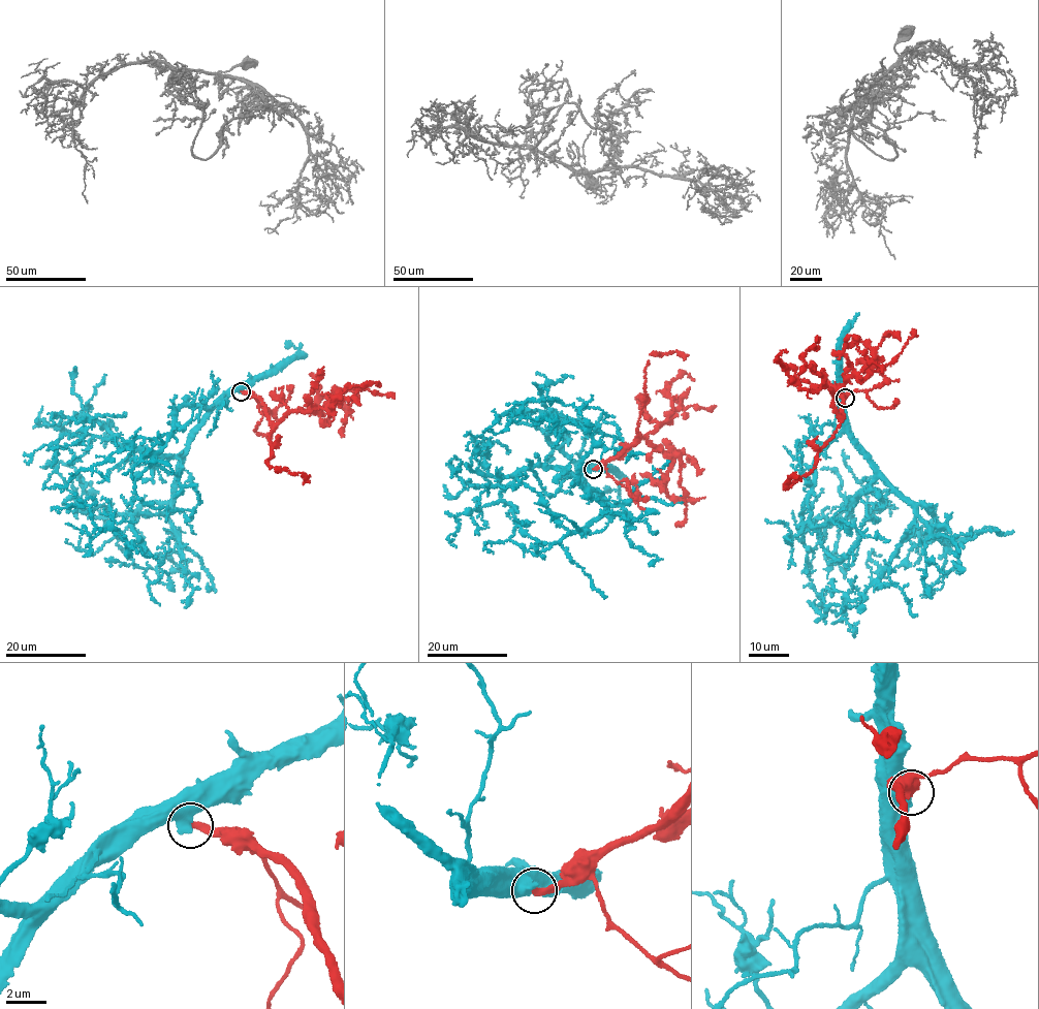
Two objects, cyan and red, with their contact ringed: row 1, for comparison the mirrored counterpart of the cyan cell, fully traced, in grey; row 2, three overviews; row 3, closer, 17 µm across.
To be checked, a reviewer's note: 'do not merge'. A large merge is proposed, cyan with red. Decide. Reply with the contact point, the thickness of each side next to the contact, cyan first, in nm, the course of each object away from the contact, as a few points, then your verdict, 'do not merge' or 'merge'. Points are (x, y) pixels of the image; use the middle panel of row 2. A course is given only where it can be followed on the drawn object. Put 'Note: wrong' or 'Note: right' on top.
Note: right
(593, 469) | 700/340 nm | cyan via (593, 469), (580, 469), (579, 477), (603, 502), (579, 482), (593, 443), (572, 405), (527, 400), (501, 431) | red via (593, 468), (639, 435), (665, 454), (673, 448), (685, 453), (697, 470), (702, 468) | do not merge

